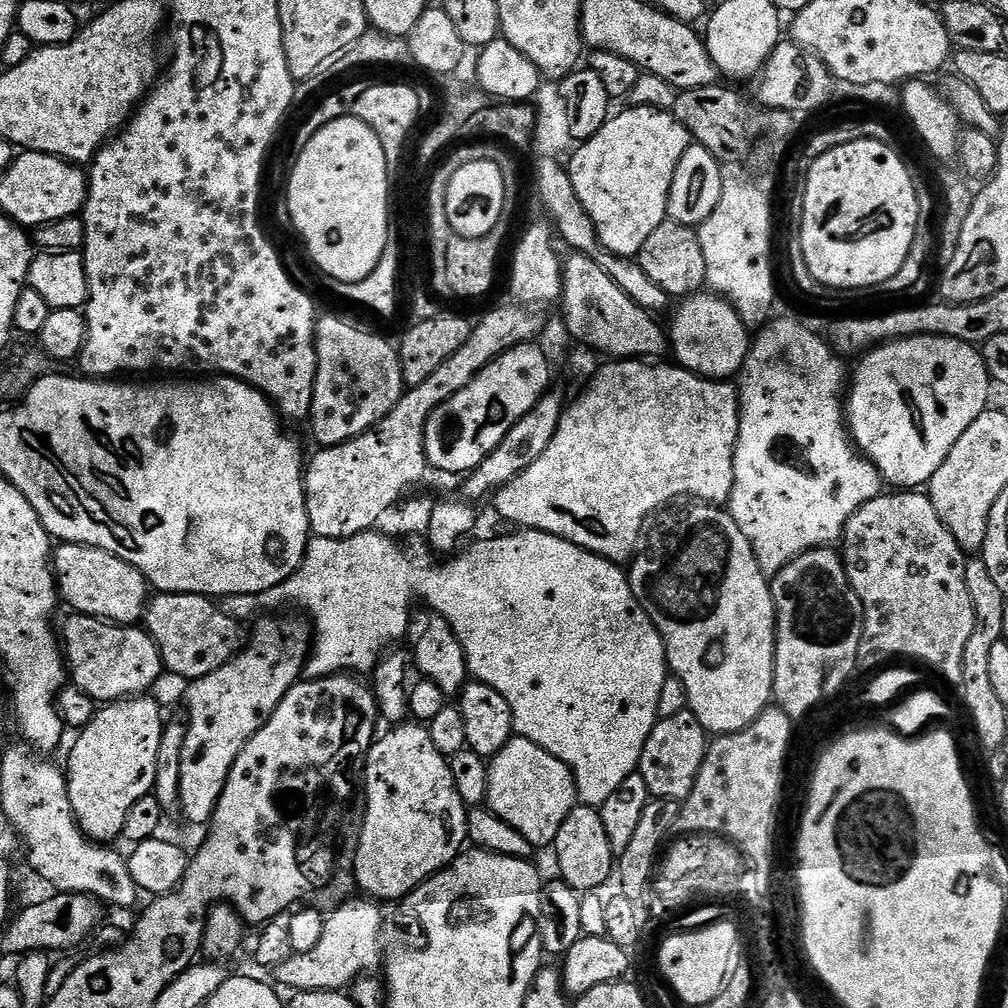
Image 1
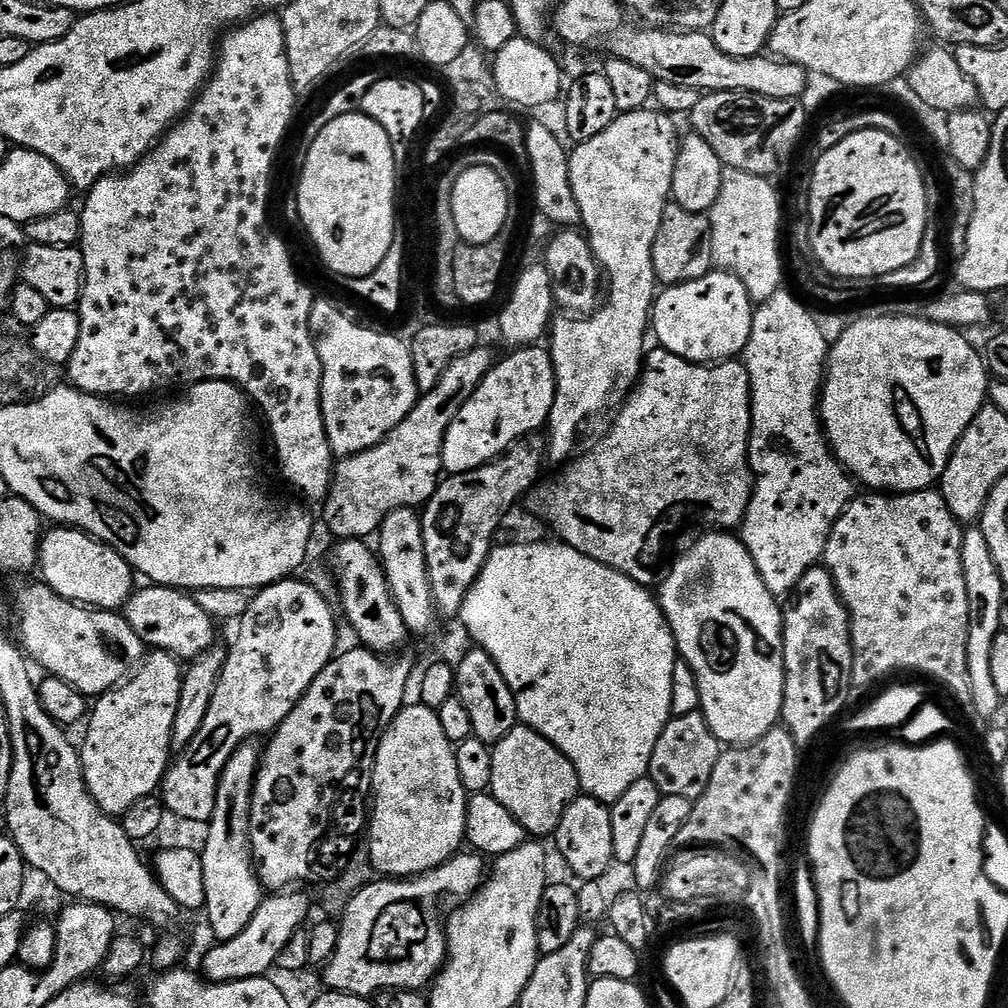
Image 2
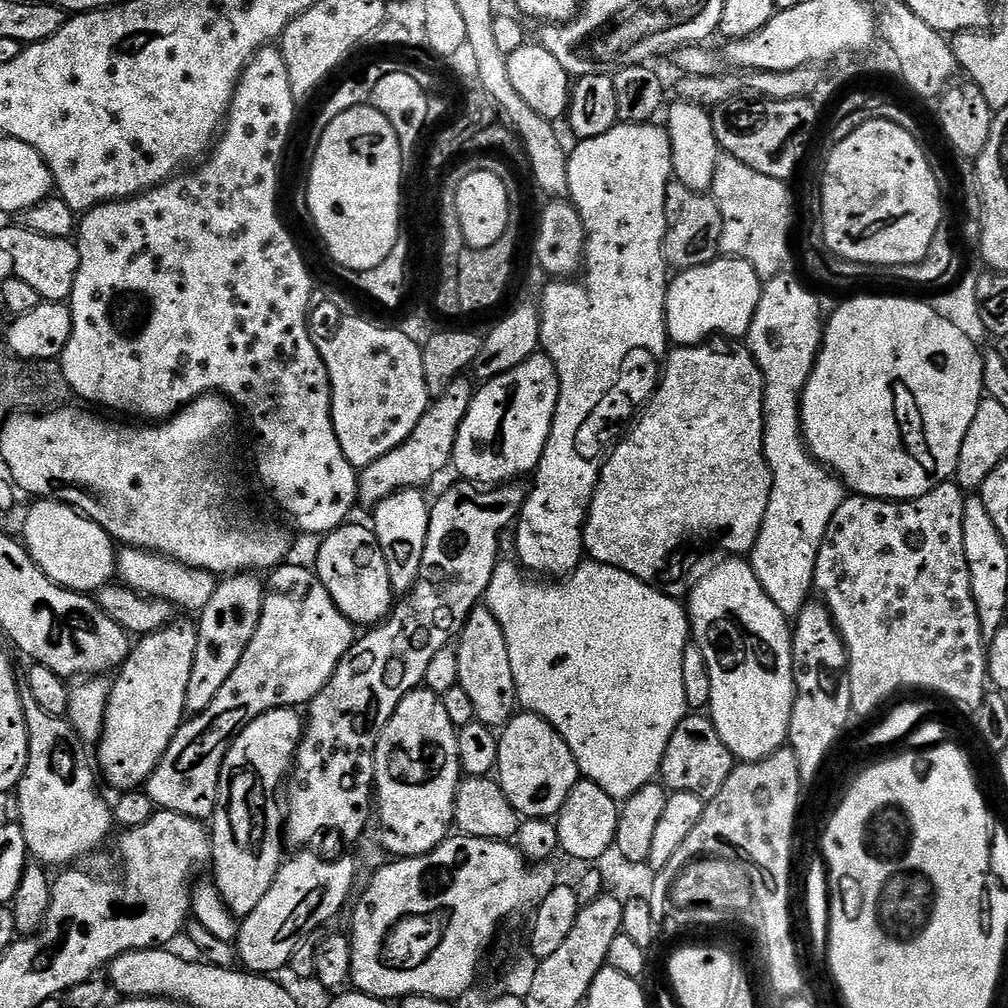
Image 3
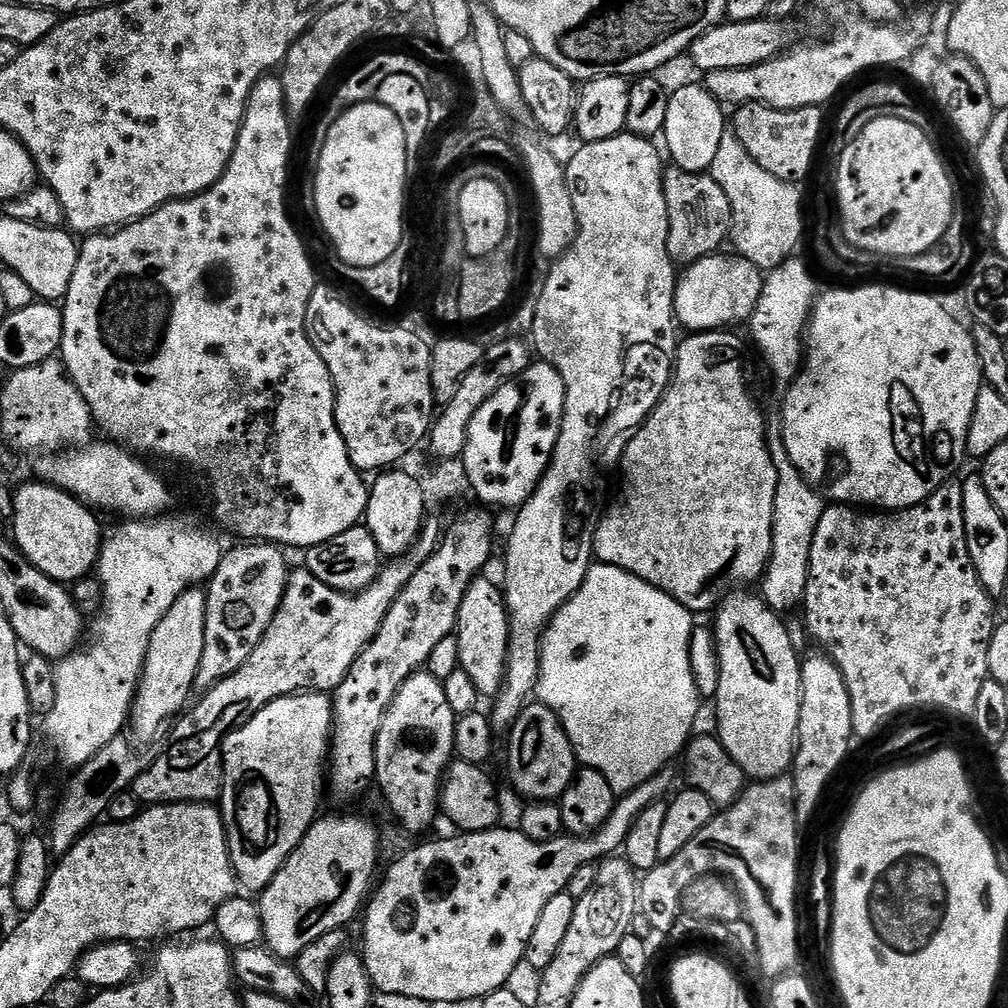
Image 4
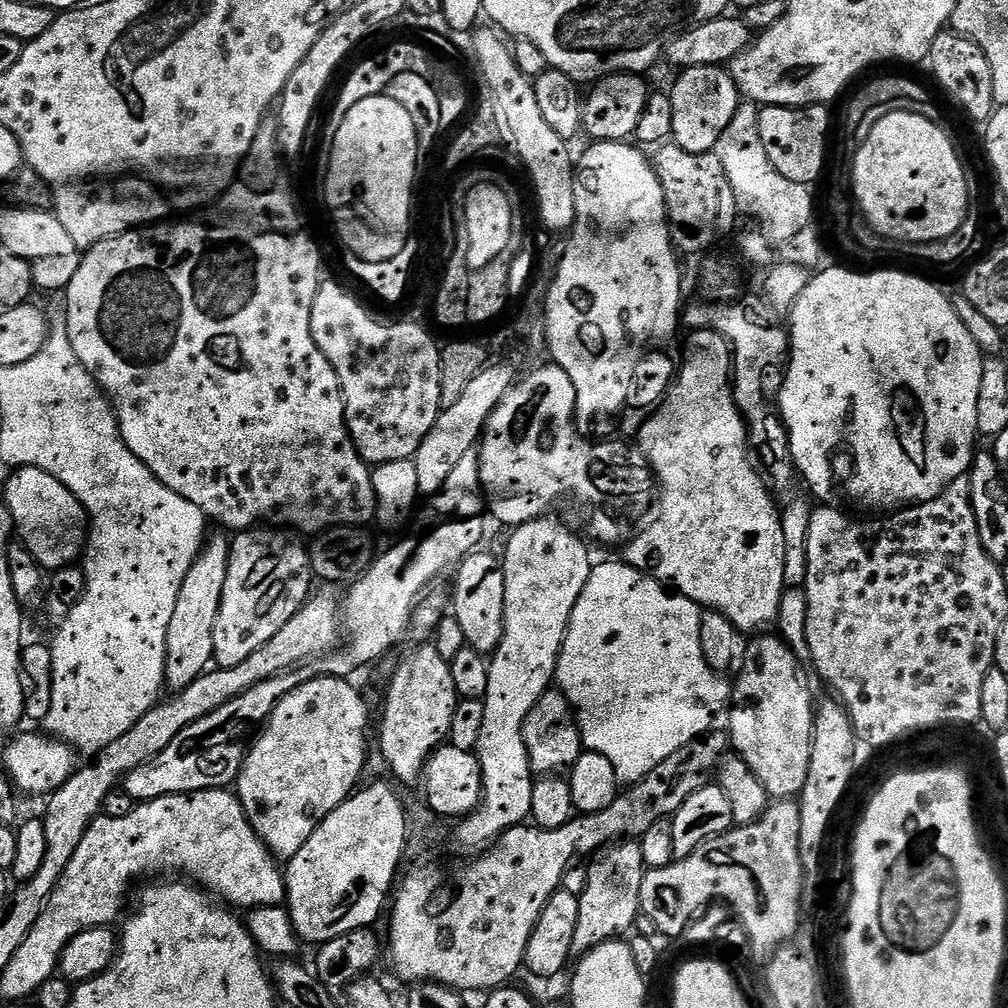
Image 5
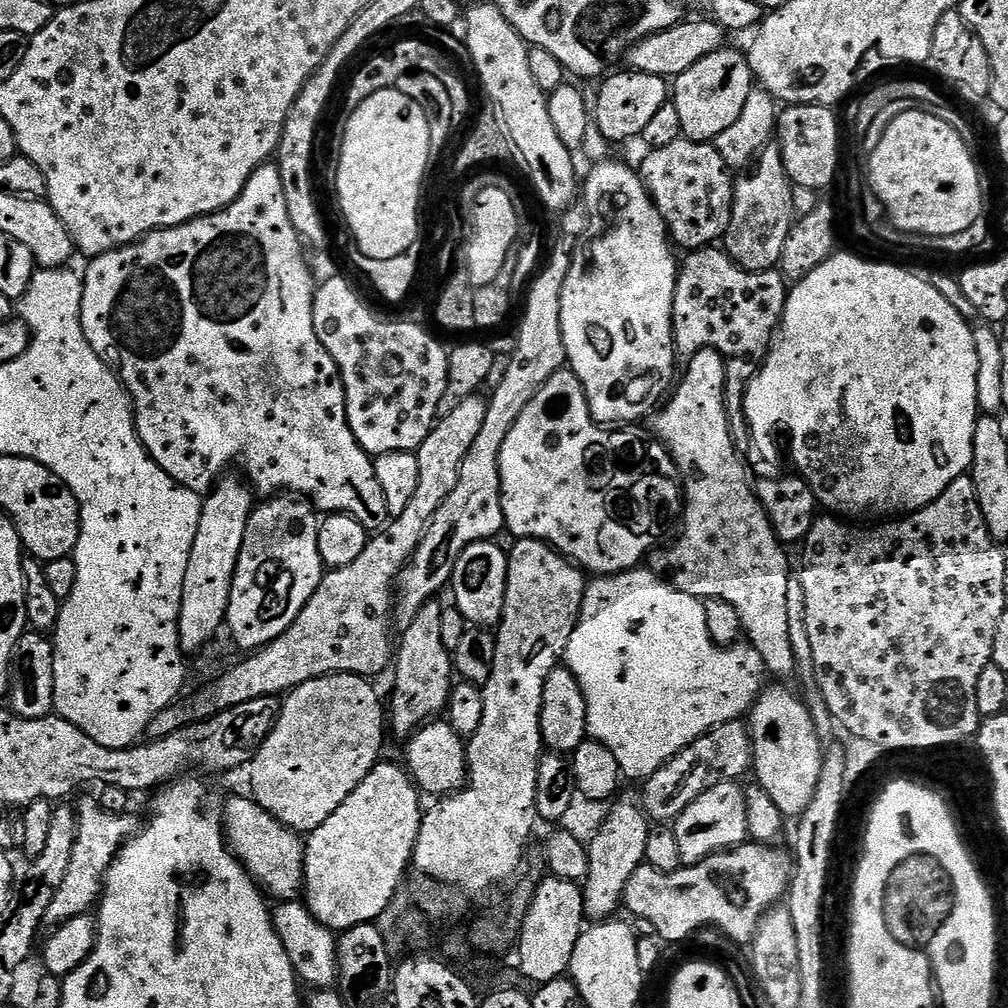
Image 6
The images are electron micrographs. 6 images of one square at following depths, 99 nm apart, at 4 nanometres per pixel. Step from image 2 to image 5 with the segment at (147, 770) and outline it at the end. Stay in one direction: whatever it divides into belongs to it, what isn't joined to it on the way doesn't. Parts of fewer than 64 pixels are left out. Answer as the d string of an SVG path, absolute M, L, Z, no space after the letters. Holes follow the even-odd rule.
M209 535L200 549L194 566L190 566L190 574L186 574L186 582L182 582L182 590L178 590L178 602L174 610L171 629L170 668L180 678L191 678L209 663L208 655L213 655L217 618L220 616L222 586L228 573L230 550L229 537Z

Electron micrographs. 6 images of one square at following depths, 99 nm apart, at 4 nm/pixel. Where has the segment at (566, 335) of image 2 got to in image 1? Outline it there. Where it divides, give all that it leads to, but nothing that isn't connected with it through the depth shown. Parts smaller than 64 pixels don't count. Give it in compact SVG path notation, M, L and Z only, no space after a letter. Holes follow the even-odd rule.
M650 107L626 108L625 112L617 116L615 113L609 118L602 130L598 130L598 134L583 141L571 153L572 161L567 161L566 167L570 182L574 182L574 194L582 198L582 206L586 206L586 214L590 214L596 223L602 243L614 255L636 258L642 246L646 246L646 238L650 238L650 234L654 234L654 230L658 230L658 226L667 217L670 182L674 182L674 170L678 170L678 162L682 162L682 154L686 154L693 138L671 111Z

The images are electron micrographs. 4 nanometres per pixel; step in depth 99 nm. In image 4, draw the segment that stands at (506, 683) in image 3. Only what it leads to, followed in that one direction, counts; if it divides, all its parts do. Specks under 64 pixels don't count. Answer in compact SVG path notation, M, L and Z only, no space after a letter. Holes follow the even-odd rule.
M481 574L466 590L456 619L455 638L460 655L460 671L470 674L481 697L500 695L504 672L508 669L508 605L504 602L501 585Z

